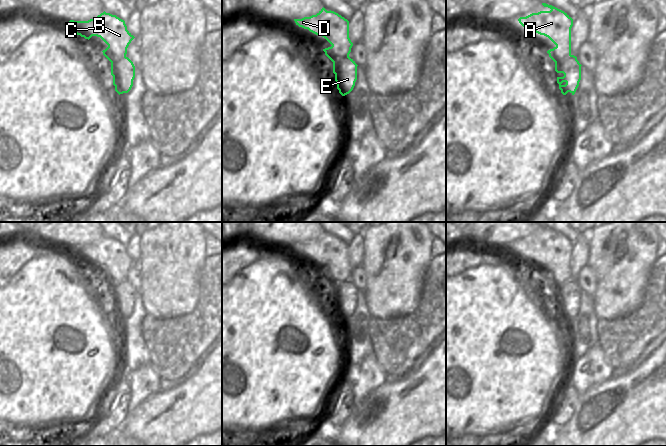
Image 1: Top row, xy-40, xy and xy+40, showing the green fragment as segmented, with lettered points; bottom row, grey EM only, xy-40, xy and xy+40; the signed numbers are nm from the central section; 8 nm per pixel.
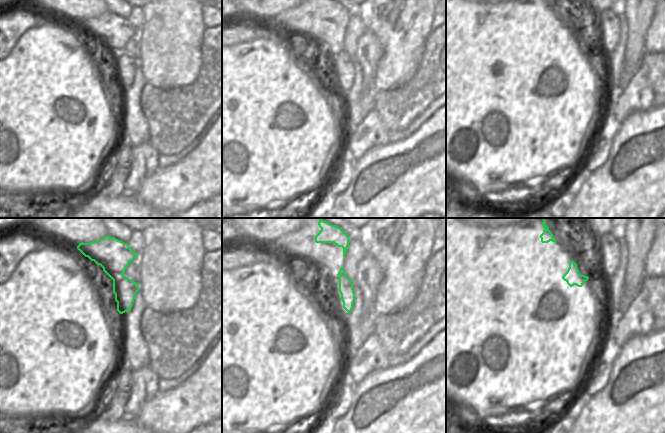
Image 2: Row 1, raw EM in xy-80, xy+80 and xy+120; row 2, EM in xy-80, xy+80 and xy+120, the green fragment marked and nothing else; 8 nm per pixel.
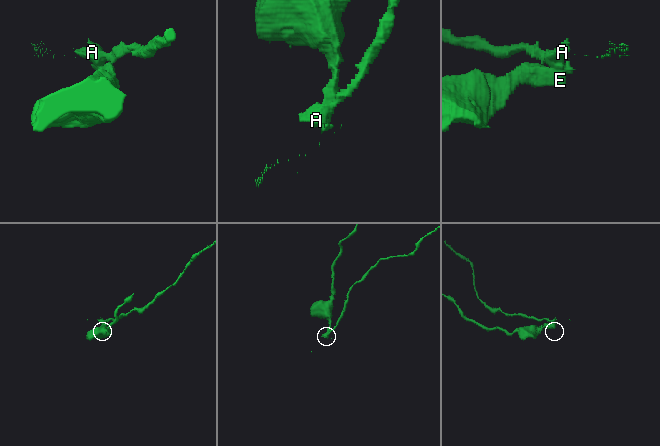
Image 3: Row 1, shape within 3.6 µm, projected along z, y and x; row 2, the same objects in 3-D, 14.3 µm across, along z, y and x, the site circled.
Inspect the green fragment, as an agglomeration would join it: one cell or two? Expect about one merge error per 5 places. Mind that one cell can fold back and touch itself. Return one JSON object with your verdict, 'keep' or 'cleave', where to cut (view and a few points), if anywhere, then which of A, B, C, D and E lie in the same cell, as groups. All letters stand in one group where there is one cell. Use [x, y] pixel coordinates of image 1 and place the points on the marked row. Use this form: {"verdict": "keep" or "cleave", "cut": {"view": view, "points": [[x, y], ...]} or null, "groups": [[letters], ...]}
{"verdict": "cleave", "cut": {"view": "xy+40", "points": [[571, 55], [555, 63]]}, "groups": [["A", "B", "C", "D"], ["E"]]}

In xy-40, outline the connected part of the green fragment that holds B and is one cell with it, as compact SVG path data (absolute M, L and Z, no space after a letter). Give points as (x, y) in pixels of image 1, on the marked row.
M105 11L88 21L70 20L66 26L88 40L92 36L100 37L108 45L102 52L109 61L125 57L129 44L135 38L127 30L124 20Z

